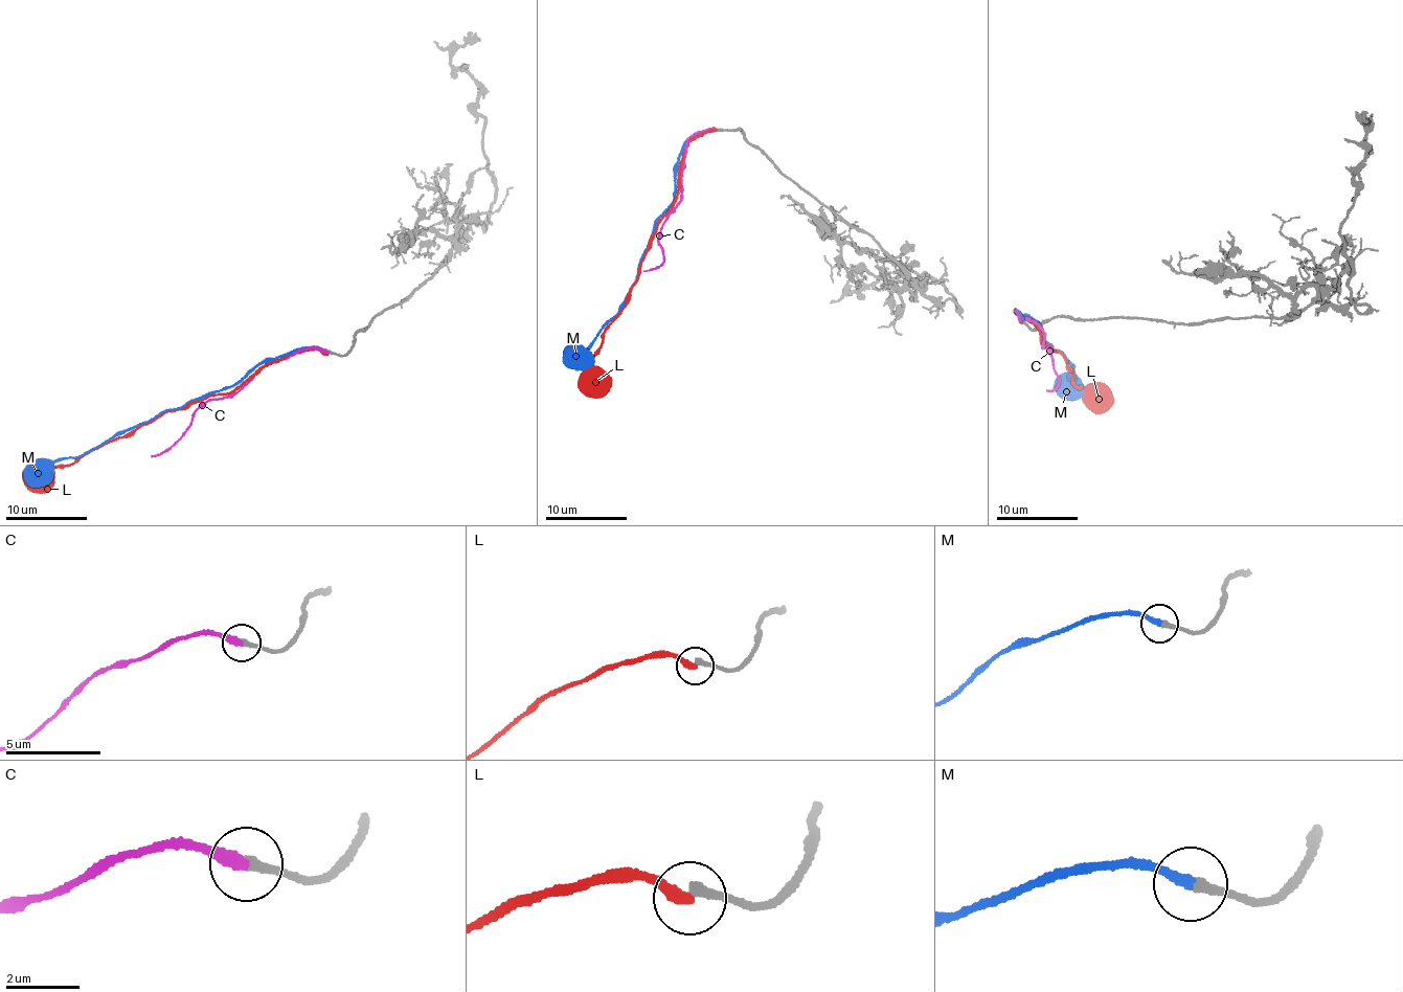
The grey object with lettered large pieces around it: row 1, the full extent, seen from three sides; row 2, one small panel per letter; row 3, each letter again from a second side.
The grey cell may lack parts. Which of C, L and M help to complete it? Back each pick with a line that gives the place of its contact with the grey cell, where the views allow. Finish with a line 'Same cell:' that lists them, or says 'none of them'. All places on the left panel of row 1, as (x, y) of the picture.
C: Touches grey at (327, 352)
Same cell: C

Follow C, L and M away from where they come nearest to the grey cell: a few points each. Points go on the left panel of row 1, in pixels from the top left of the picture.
C: (329, 353), (301, 350), (269, 363), (228, 395), (215, 398), (195, 410), (191, 426), (170, 447), (152, 457)
L: (327, 354), (291, 353), (228, 392), (210, 393), (171, 409), (50, 470), (44, 486), (27, 480)
M: (327, 352), (298, 347), (261, 363), (239, 381), (167, 408), (77, 456), (28, 473), (25, 480)

